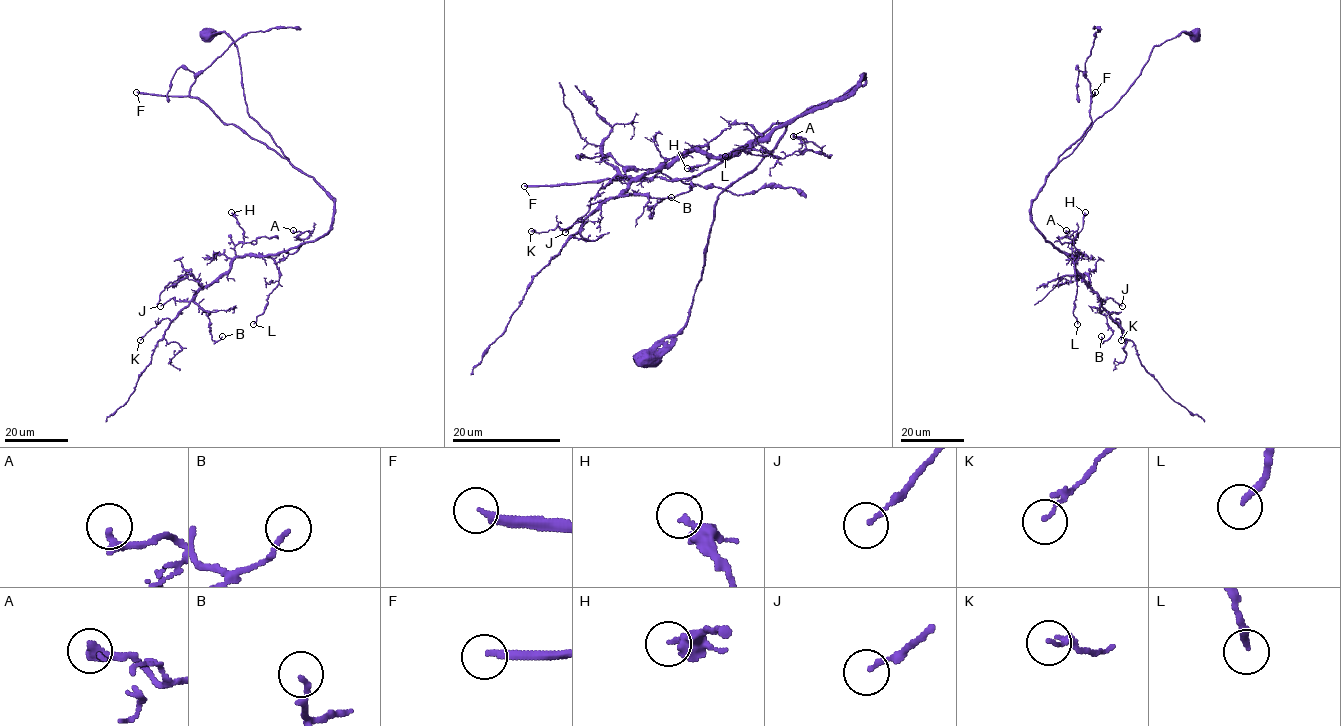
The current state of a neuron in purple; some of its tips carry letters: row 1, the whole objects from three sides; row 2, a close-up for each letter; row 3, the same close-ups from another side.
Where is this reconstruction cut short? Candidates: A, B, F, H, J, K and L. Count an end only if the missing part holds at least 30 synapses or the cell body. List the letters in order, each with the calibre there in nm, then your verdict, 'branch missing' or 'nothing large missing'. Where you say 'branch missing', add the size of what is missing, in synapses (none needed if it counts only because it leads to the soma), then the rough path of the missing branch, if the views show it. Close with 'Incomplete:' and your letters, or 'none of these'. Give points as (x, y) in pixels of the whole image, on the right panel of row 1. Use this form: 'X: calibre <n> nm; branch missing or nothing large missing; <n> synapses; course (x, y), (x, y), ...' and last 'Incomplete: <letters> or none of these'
A: calibre 320 nm; nothing large missing
B: calibre 160 nm; nothing large missing
F: calibre 220 nm; branch missing; 80 synapses; course (1095, 92), (1096, 77), (1097, 83), (1101, 79), (1100, 83), (1107, 89), (1103, 99), (1091, 88), (1085, 88)
H: calibre 320 nm; nothing large missing
J: calibre 130 nm; nothing large missing
K: calibre 80 nm; nothing large missing
L: calibre 200 nm; nothing large missing
Incomplete: F

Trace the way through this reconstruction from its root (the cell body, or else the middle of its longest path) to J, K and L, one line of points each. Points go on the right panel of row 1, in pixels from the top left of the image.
J: (1196, 37), (1181, 32), (1153, 47), (1032, 202), (1035, 228), (1077, 254), (1074, 268), (1101, 301), (1122, 306)
K: (1196, 37), (1181, 32), (1153, 47), (1032, 202), (1035, 228), (1077, 254), (1074, 268), (1119, 320), (1121, 340)
L: (1196, 37), (1181, 32), (1153, 47), (1128, 91), (1047, 175), (1032, 202), (1035, 228), (1073, 258), (1077, 324)

